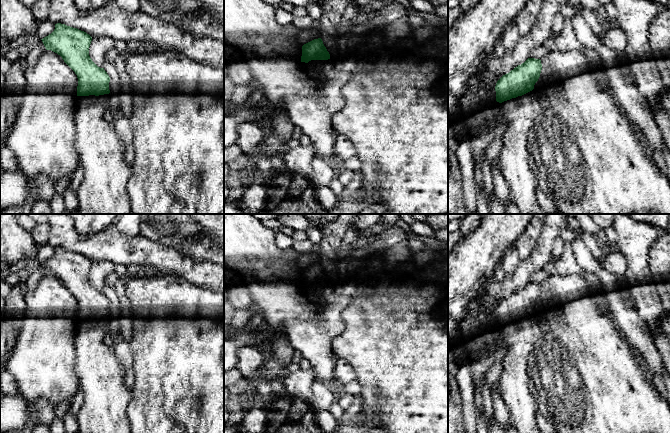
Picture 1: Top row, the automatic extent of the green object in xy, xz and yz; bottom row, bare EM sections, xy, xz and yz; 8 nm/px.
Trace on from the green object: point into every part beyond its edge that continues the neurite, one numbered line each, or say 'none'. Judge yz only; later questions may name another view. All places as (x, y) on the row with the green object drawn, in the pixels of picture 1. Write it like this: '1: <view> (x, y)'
1: yz (521, 112)

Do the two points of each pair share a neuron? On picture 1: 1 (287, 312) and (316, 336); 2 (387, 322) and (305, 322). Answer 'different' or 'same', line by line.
1: same
2: different

